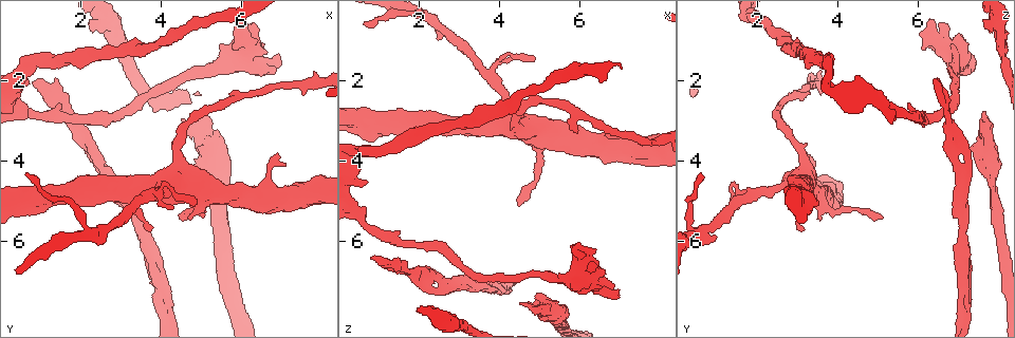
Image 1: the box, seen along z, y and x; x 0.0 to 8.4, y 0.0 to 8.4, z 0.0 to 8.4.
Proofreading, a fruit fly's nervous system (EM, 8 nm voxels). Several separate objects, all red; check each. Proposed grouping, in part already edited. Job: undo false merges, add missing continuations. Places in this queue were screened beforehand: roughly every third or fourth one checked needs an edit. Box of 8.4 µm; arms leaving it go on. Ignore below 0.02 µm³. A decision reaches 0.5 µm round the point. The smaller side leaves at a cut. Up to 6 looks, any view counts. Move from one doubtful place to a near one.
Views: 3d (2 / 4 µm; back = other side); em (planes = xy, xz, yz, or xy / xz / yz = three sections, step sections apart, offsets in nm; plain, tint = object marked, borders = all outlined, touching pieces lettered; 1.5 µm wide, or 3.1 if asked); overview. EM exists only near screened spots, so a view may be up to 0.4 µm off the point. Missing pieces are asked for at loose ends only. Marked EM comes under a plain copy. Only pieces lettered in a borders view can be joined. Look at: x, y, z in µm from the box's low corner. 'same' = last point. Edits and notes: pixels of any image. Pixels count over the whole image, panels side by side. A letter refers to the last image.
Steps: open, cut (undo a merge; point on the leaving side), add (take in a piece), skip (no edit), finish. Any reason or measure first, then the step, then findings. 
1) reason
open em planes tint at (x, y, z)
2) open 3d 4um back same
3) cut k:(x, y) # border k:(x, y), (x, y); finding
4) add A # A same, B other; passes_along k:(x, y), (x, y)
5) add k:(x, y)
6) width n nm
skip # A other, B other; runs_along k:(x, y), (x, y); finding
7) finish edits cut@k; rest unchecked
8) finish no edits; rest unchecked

an open end
open 3d 4um at (0.85, 2.10, 6.30)

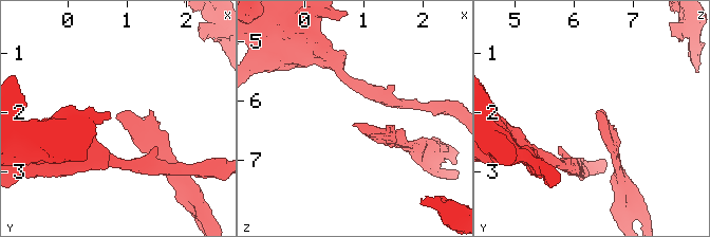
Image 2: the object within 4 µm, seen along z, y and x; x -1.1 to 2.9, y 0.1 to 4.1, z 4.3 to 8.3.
now the EM
open em planes borders at (0.85, 2.10, 6.35)

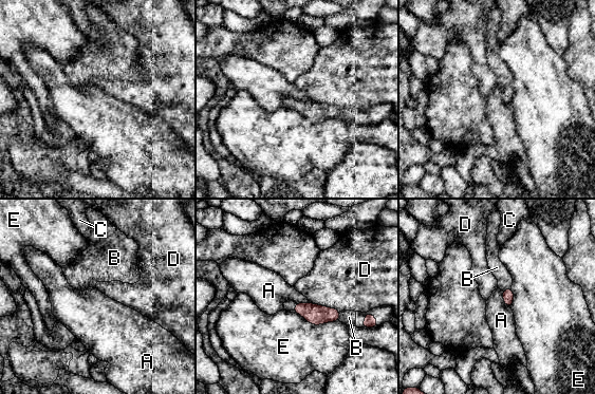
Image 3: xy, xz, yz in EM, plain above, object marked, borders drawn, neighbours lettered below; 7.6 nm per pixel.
add 3:(349, 317) # A other, B same, C other, D other, E other; passes_along 3:(314, 314), (338, 316), (349, 317); it goes on there

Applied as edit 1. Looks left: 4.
free end
open 3d 4um at (7.00, 1.50, 7.20)

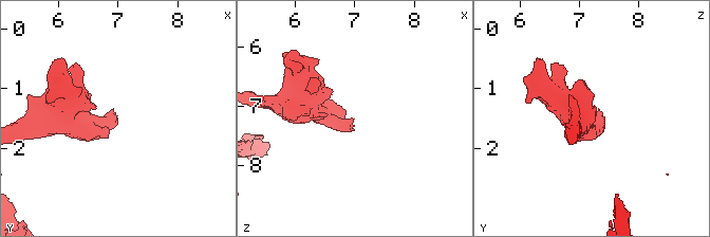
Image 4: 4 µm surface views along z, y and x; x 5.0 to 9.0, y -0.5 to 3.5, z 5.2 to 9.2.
open em xy step 4 borders at (6.95, 1.45, 7.20)

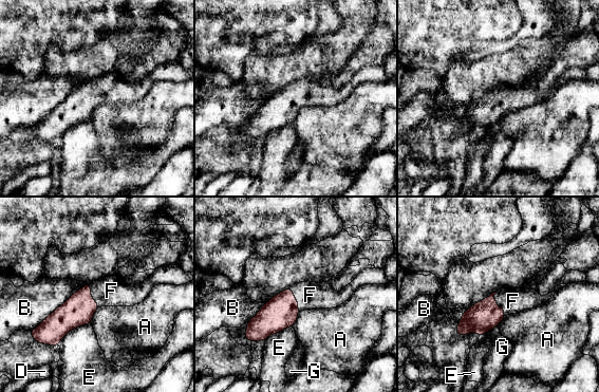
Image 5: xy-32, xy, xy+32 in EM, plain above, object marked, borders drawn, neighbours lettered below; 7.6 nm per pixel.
add 5:(512, 301) # A other, B other, D other, E other, F same, G other; passes_along 5:(485, 315), (497, 305), (512, 301); the cell continues

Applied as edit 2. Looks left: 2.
sharp bend
open em planes borders at (3.85, 4.80, 2.00)

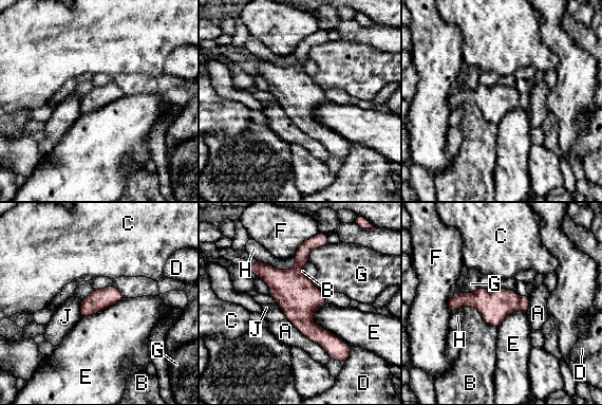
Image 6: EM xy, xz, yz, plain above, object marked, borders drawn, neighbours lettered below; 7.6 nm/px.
skip # A other, B other, C other, D other, E other, F other, G other, H other, J other; border 6:(319, 307), (312, 318), (351, 346); all the same cell

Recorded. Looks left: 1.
finish edits add@3, add@5; rest unchecked

